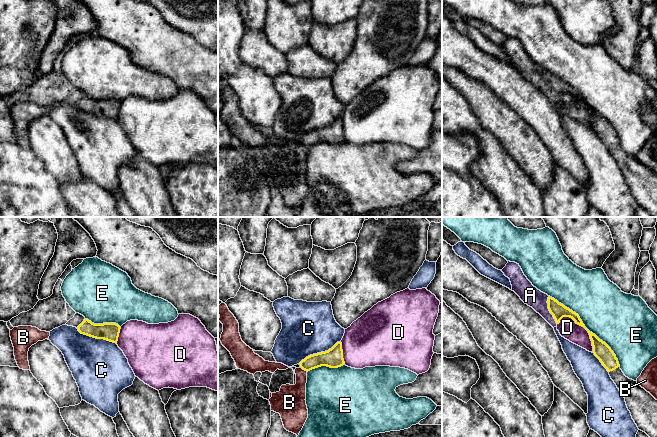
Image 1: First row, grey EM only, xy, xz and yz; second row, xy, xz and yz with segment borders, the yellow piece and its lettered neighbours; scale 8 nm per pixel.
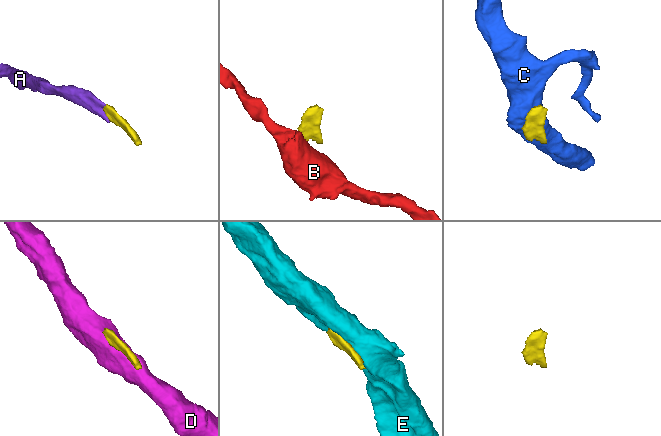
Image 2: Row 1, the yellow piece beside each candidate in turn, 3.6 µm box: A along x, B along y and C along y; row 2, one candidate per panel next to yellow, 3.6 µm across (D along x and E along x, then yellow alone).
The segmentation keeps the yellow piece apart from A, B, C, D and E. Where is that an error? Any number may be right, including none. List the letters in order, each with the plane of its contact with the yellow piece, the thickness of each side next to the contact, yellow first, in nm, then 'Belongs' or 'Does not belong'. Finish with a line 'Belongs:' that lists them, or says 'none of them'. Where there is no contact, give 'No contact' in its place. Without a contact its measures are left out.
A: Touches yellow in yz. Thickness 120 nm (yellow) against 160 nm. Belongs
B: Touches yellow in xz. Thickness 160 nm (yellow) against 200 nm. Does not belong
C: Touches yellow in xz. Thickness 160 nm (yellow) against 420 nm. Does not belong
D: Touches yellow in yz. Thickness 140 nm (yellow) against 150 nm. Does not belong
E: Touches yellow in yz. Thickness 140 nm (yellow) against 420 nm. Does not belong
Belongs: A

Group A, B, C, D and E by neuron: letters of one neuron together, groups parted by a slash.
A / B / C / D / E

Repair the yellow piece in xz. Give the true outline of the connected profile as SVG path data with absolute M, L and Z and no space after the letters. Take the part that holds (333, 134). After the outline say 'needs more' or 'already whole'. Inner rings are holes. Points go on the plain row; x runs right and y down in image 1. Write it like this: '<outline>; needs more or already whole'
M337 118L328 127L310 131L299 139L300 143L307 148L321 142L338 144L344 140L341 118Z; already whole

